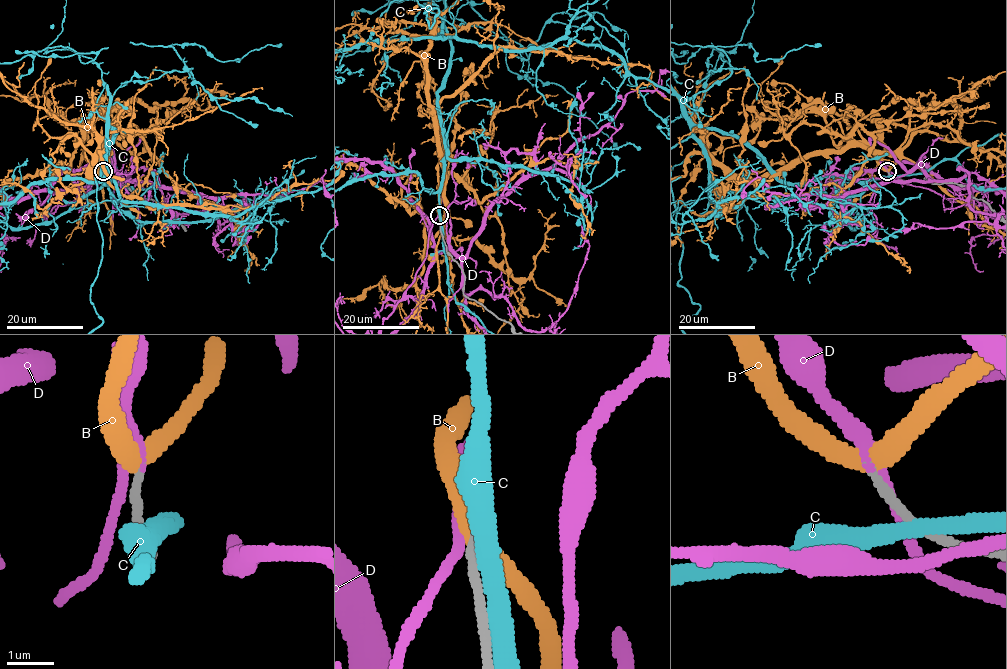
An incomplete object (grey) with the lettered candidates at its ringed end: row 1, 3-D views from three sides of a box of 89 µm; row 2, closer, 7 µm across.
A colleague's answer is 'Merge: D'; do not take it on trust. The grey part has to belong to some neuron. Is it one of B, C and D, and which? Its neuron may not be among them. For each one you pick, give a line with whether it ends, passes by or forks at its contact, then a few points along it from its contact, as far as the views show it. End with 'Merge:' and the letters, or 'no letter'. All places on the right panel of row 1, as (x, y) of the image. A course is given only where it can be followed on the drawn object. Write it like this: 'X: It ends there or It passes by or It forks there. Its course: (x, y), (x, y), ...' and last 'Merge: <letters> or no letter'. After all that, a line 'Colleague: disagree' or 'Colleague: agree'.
D: It passes by. Its course: (887, 172), (872, 140), (929, 180), (881, 181), (842, 197), (771, 194), (759, 177), (744, 195)
Merge: D
Colleague: agree

